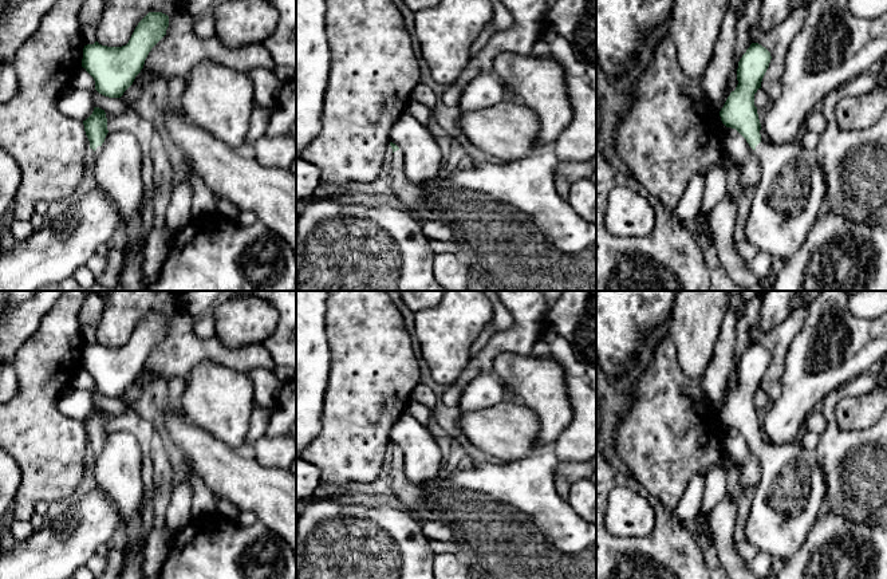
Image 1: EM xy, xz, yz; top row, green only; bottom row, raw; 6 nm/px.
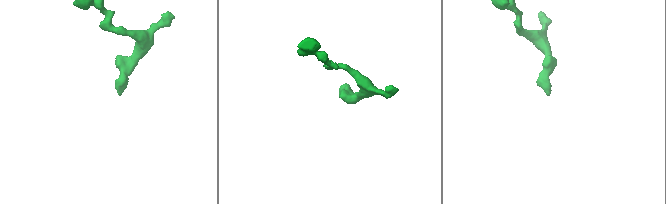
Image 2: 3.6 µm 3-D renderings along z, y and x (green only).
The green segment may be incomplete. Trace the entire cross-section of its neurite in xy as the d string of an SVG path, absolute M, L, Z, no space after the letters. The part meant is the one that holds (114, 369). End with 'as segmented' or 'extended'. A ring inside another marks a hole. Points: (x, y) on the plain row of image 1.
M149 312L126 346L107 347L98 342L84 346L82 367L94 378L95 390L109 398L121 398L143 369L151 348L166 335L167 327L167 315Z | as segmented

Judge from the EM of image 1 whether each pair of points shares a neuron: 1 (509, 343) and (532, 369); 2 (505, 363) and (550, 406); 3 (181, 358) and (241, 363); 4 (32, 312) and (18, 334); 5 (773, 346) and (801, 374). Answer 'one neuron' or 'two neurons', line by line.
1: two neurons
2: one neuron
3: one neuron
4: one neuron
5: two neurons

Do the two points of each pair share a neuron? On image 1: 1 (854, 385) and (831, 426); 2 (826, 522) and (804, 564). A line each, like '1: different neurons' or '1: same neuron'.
1: same neuron
2: same neuron

